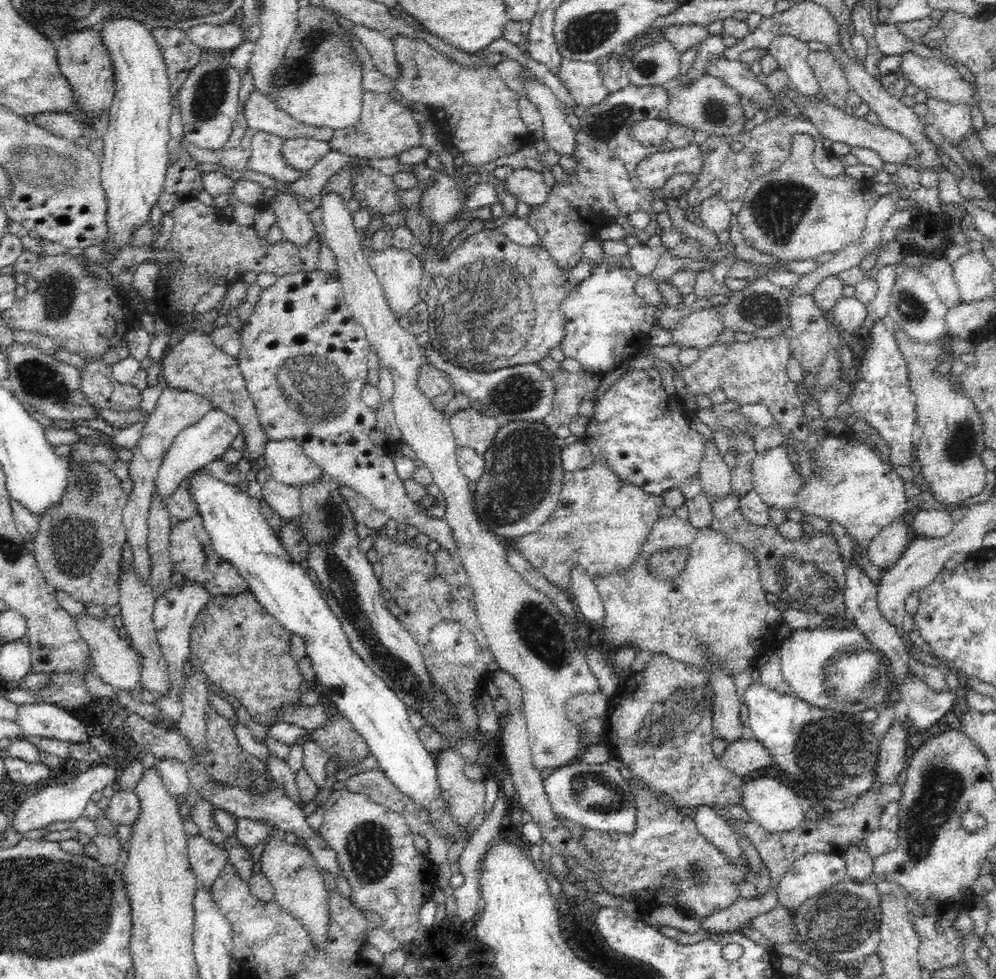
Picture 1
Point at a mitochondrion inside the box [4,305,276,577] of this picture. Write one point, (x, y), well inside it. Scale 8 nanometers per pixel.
(40, 379)

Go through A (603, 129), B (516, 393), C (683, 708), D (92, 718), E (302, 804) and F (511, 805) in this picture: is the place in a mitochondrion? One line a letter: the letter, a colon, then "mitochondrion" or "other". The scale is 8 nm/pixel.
A: mitochondrion
B: mitochondrion
C: mitochondrion
D: other
E: other
F: other

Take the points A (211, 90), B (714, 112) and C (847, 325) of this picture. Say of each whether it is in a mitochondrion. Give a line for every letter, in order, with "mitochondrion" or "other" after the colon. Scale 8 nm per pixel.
A: mitochondrion
B: mitochondrion
C: other

